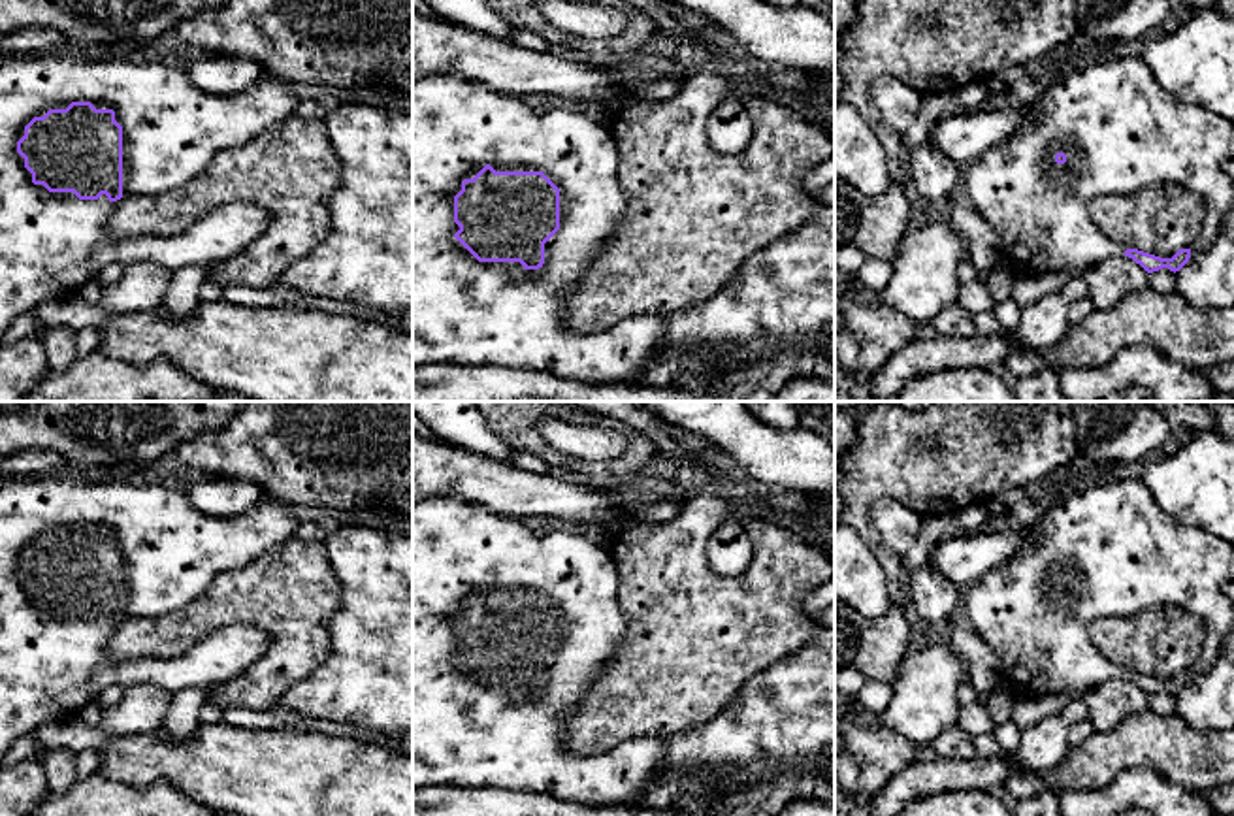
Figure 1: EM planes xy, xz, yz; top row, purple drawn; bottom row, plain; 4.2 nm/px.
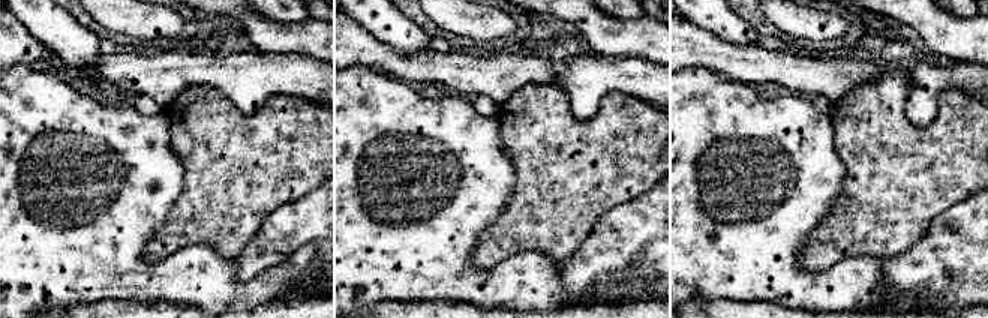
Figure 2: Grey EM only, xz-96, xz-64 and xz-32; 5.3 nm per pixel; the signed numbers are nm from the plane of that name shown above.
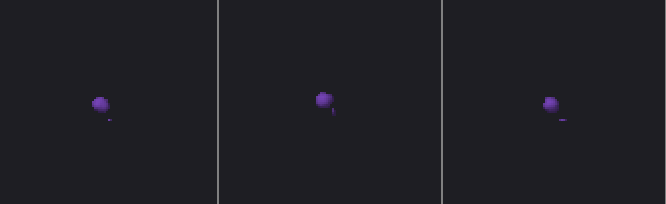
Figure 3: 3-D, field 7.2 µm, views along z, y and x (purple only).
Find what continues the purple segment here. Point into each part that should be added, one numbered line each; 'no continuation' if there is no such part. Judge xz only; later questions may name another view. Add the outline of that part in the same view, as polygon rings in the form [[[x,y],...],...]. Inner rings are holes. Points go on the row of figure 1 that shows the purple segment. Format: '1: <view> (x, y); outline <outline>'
1: xz (468, 311); outline [[[430,75],[413,81],[413,371],[430,362],[492,367],[550,369],[586,383],[620,383],[635,377],[661,351],[667,317],[633,315],[597,334],[573,334],[563,324],[569,290],[625,215],[618,183],[618,149],[607,128],[588,109],[531,109],[520,96],[495,92],[480,81]],[[486,164],[495,171],[543,171],[560,188],[560,230],[544,243],[544,264],[526,269],[520,262],[479,262],[456,237],[454,196],[463,179]]]

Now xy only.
1: xy (51, 244); outline [[[68,49],[66,53],[15,55],[0,58],[0,339],[13,320],[32,311],[45,300],[75,296],[79,288],[96,279],[109,264],[154,262],[175,273],[187,266],[213,266],[239,254],[256,241],[269,226],[264,209],[232,202],[207,213],[190,230],[173,236],[132,236],[113,237],[107,222],[121,200],[109,202],[106,194],[98,200],[79,200],[73,192],[49,192],[43,185],[32,183],[24,158],[17,153],[17,141],[34,117],[49,109],[66,109],[72,102],[90,102],[96,109],[113,109],[115,121],[122,126],[122,196],[162,194],[175,190],[200,177],[211,160],[226,149],[239,147],[273,130],[288,119],[296,119],[296,107],[307,89],[281,85],[269,77],[230,94],[207,94],[185,73],[183,60],[145,57],[136,62],[119,53],[89,53]]]

